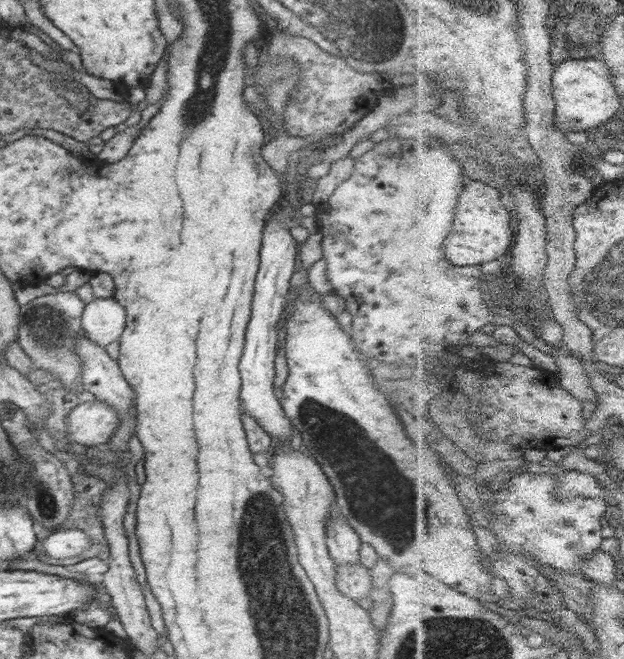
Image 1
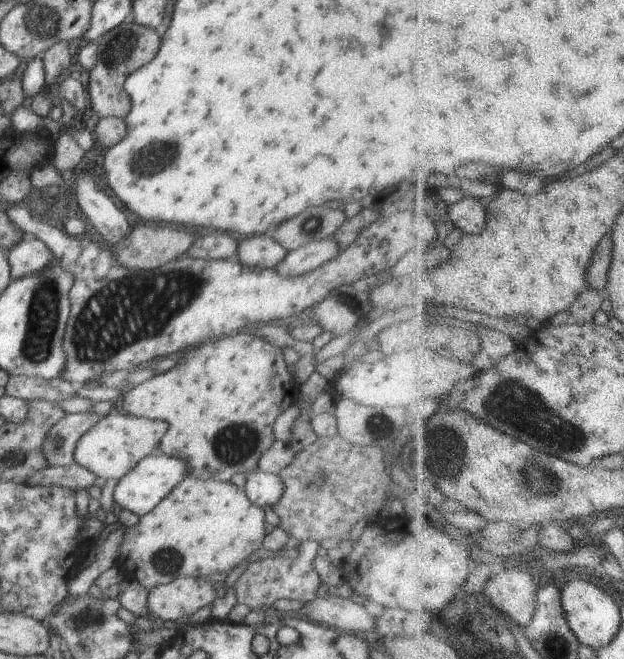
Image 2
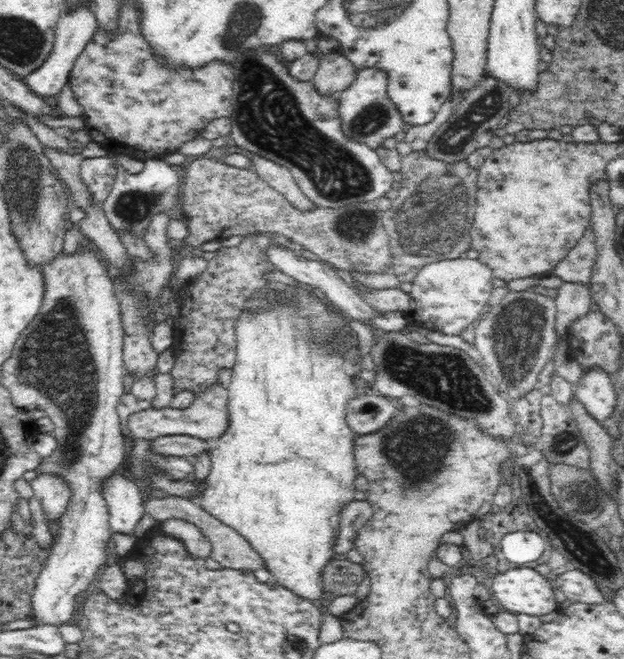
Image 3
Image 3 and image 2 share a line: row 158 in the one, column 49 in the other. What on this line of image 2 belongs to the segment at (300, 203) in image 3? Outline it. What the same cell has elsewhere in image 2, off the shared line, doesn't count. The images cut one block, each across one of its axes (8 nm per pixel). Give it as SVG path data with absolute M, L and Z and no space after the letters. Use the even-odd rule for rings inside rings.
M24 236L18 244L14 244L7 252L11 267L12 279L36 274L52 264L55 258L50 248L33 236Z

